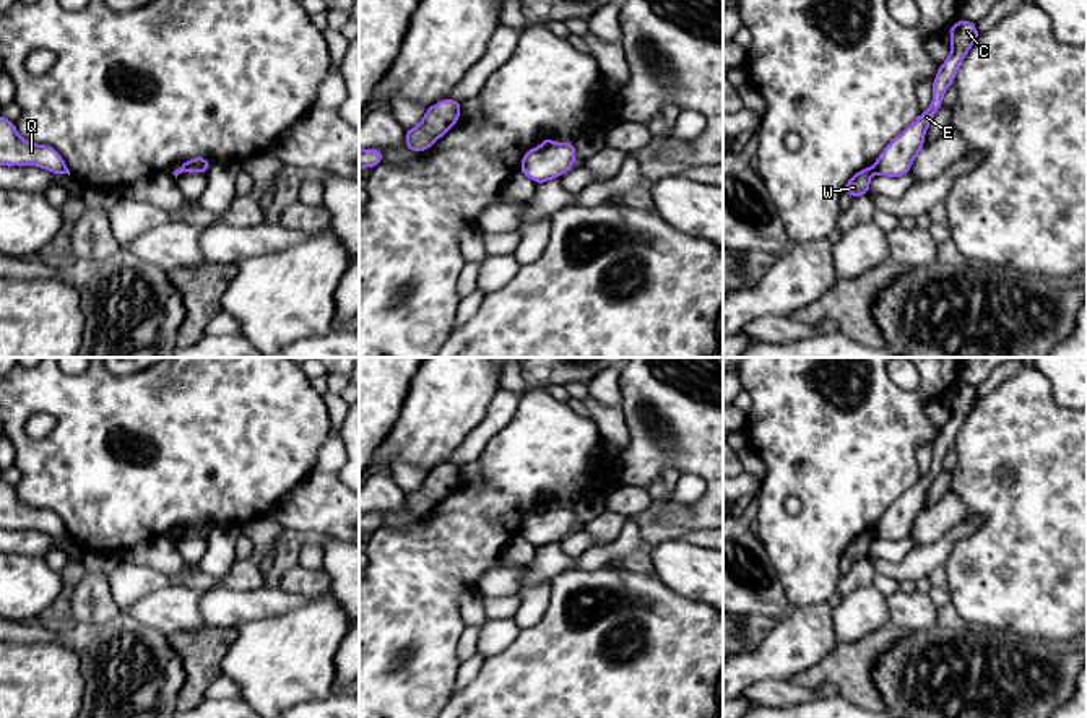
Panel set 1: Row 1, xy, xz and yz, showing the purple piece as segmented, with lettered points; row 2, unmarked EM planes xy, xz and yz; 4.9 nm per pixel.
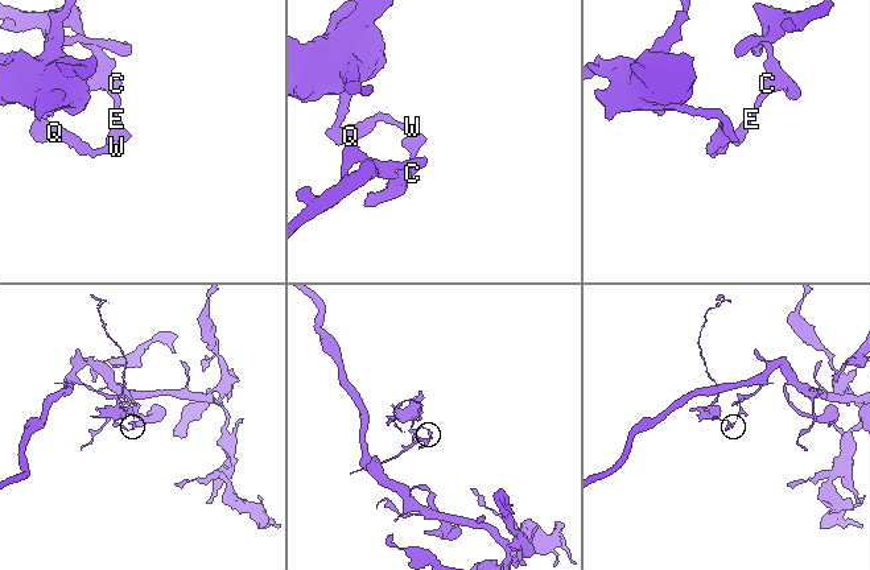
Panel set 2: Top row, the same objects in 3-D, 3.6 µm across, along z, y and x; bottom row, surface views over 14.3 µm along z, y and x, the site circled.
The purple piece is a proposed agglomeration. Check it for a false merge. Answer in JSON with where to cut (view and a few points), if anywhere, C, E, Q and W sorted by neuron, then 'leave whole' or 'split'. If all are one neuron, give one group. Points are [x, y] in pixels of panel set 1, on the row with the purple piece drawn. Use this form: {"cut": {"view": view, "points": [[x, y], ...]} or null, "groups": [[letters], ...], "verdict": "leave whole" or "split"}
{"cut": {"view": "yz", "points": [[871, 166], [874, 171]]}, "groups": [["C", "E"], ["Q", "W"]], "verdict": "split"}

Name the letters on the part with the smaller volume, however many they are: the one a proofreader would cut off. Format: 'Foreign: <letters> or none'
Foreign: Q, W

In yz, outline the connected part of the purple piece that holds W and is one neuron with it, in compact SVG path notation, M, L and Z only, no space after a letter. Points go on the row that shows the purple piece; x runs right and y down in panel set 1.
M866 167L856 172L845 185L845 190L851 198L869 195L869 180L874 174L874 167Z

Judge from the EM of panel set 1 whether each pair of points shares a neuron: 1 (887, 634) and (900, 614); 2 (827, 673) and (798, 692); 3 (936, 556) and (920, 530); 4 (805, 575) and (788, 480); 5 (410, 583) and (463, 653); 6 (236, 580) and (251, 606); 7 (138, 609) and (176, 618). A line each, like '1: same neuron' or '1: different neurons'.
1: different neurons
2: different neurons
3: different neurons
4: same neuron
5: different neurons
6: different neurons
7: same neuron

